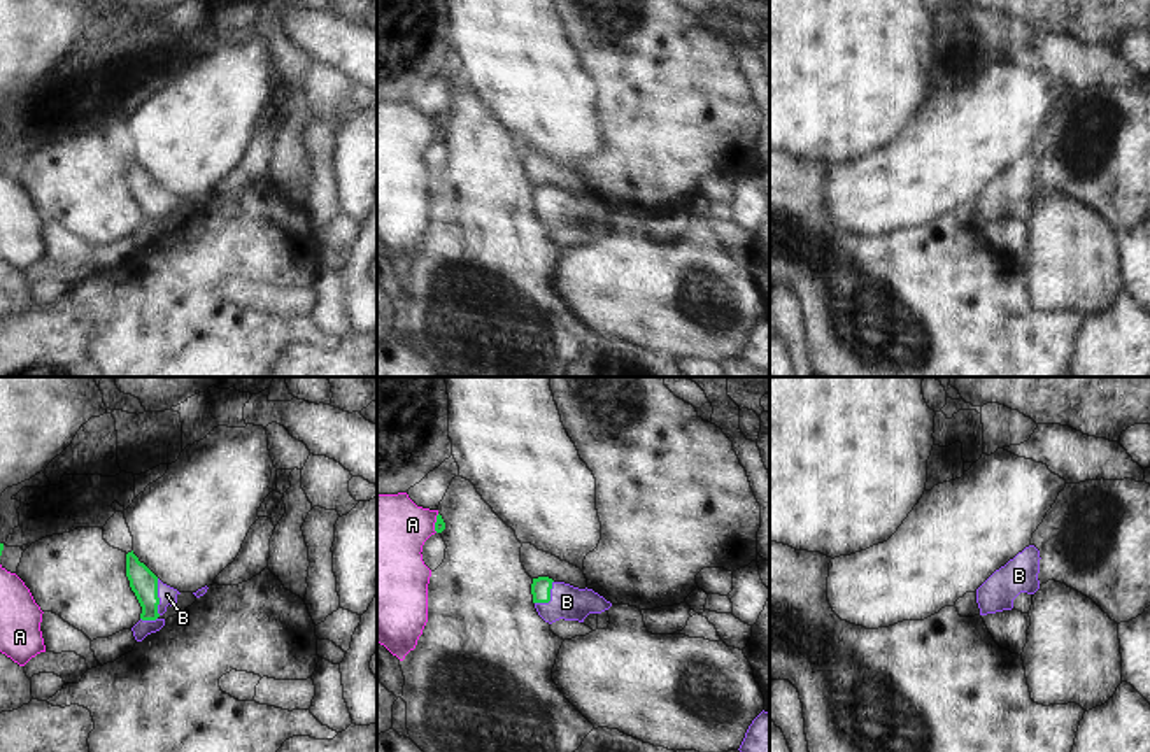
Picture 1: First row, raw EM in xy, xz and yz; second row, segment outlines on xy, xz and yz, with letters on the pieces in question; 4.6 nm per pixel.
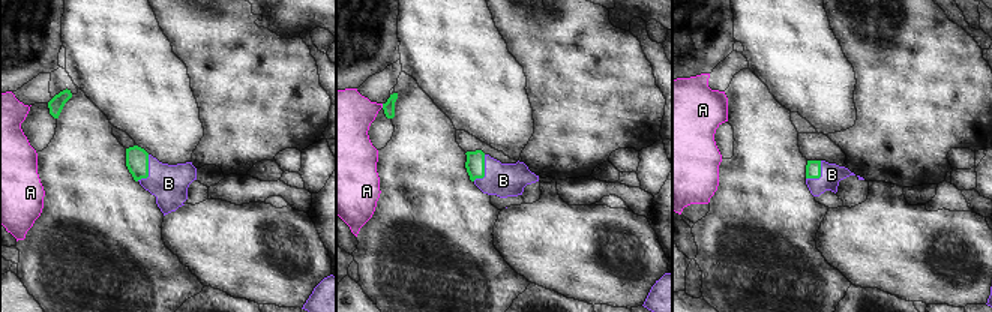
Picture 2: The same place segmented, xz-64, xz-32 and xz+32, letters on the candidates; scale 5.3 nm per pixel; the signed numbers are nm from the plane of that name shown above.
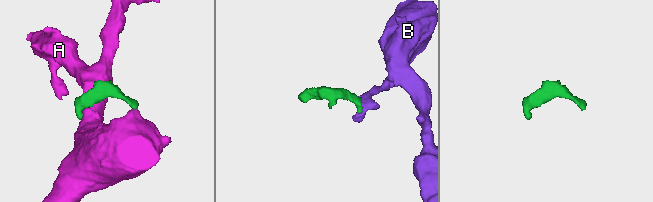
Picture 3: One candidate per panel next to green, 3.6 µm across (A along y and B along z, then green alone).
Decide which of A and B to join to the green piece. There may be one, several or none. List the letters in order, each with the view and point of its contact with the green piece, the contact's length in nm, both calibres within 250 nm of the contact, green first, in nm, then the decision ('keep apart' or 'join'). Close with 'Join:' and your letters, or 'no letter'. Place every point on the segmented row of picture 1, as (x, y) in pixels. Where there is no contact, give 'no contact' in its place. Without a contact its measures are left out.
A: xz (435, 523) | 90 nm | 50/380 nm | keep apart
B: xy (156, 596) | 170 nm | 120/90 nm | join
Join: B

